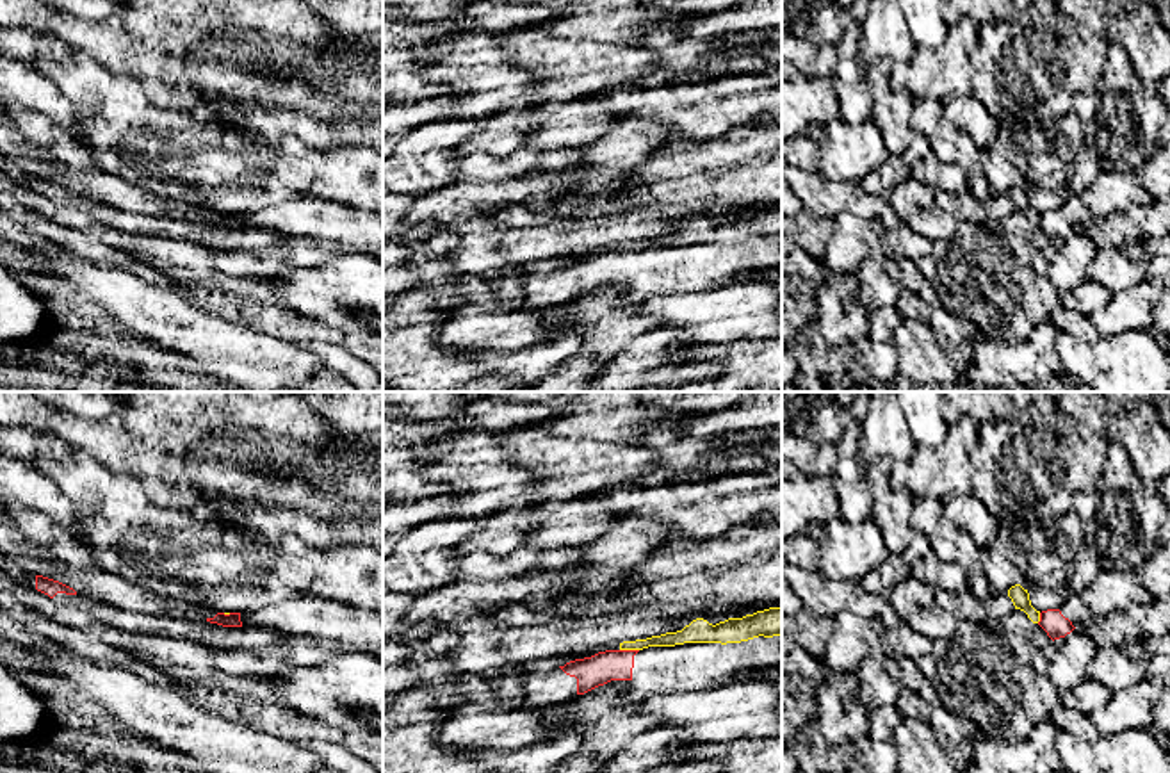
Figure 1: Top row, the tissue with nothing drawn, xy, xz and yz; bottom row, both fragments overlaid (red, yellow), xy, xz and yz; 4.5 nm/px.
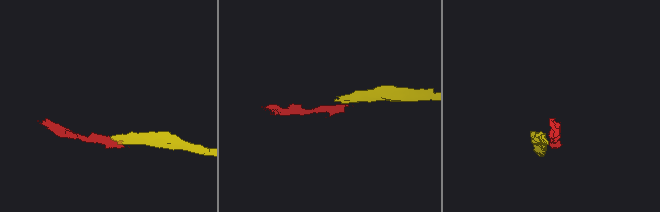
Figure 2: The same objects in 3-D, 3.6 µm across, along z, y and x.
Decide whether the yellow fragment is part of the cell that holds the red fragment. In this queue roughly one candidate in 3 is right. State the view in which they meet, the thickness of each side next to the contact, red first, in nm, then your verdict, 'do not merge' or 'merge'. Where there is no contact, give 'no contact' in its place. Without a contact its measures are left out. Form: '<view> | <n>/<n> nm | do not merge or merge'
xz | 140/70 nm | do not merge

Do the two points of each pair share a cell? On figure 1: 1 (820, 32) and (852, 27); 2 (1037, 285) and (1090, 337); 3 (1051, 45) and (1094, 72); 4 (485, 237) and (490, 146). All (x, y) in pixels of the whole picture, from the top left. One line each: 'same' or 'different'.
1: same
2: same
3: same
4: different

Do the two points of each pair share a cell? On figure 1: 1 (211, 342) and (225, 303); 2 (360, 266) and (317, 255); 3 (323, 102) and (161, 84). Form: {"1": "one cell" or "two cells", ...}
{"1": "two cells", "2": "two cells", "3": "one cell"}

